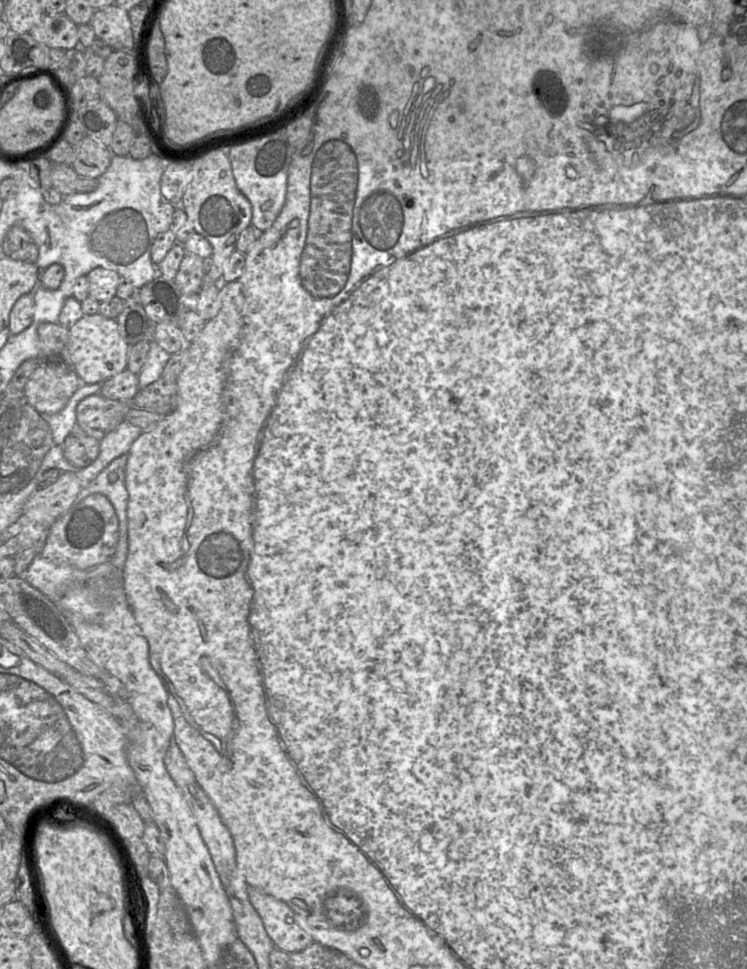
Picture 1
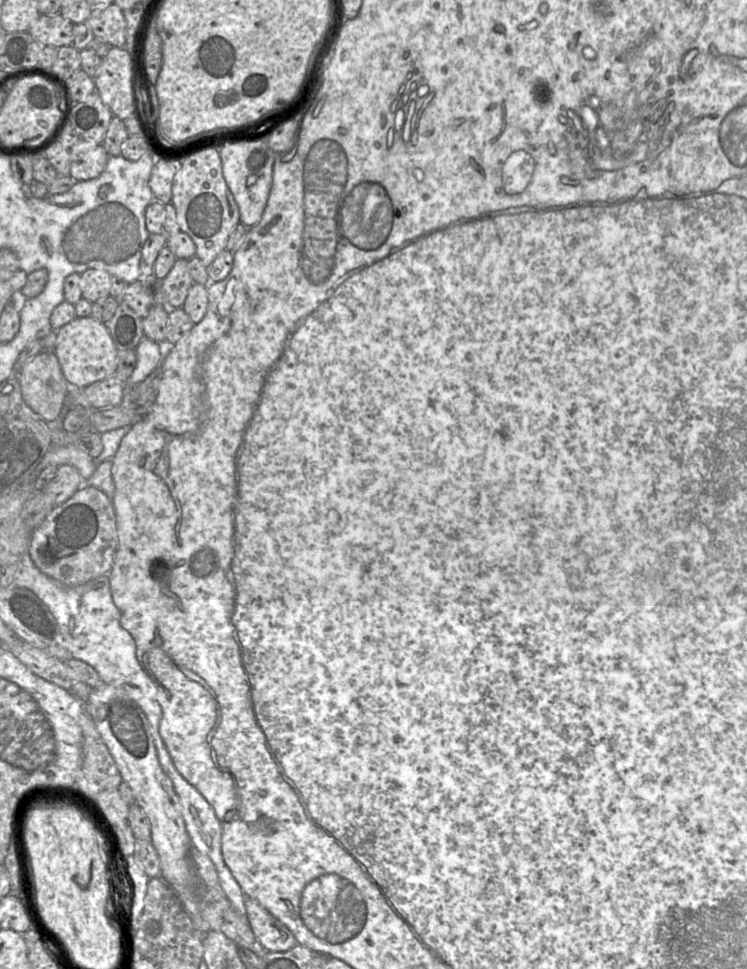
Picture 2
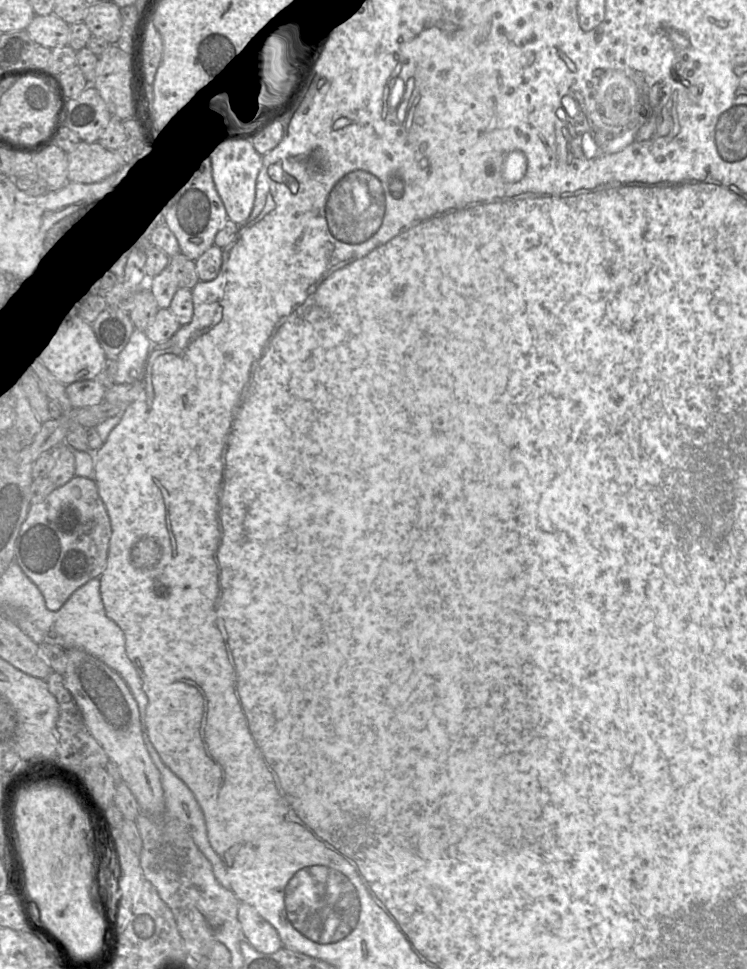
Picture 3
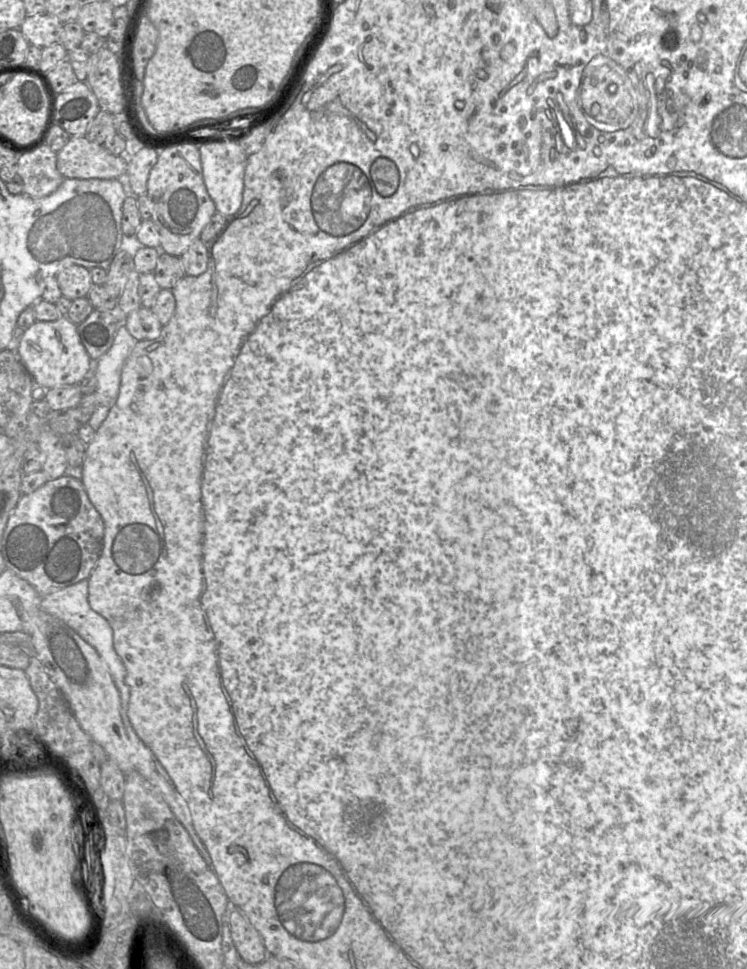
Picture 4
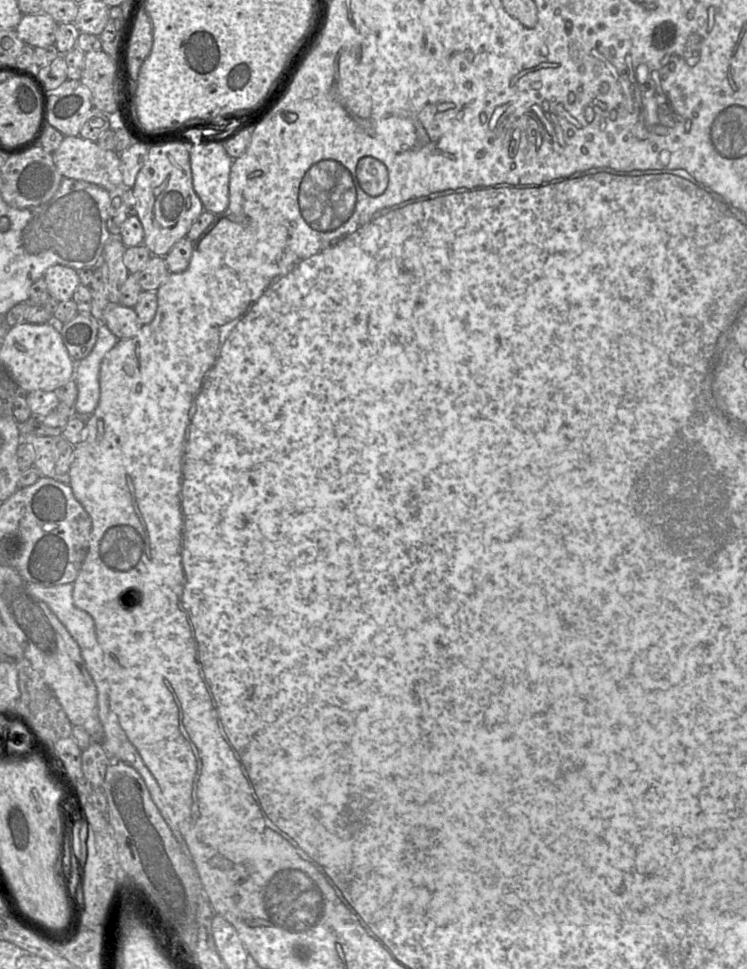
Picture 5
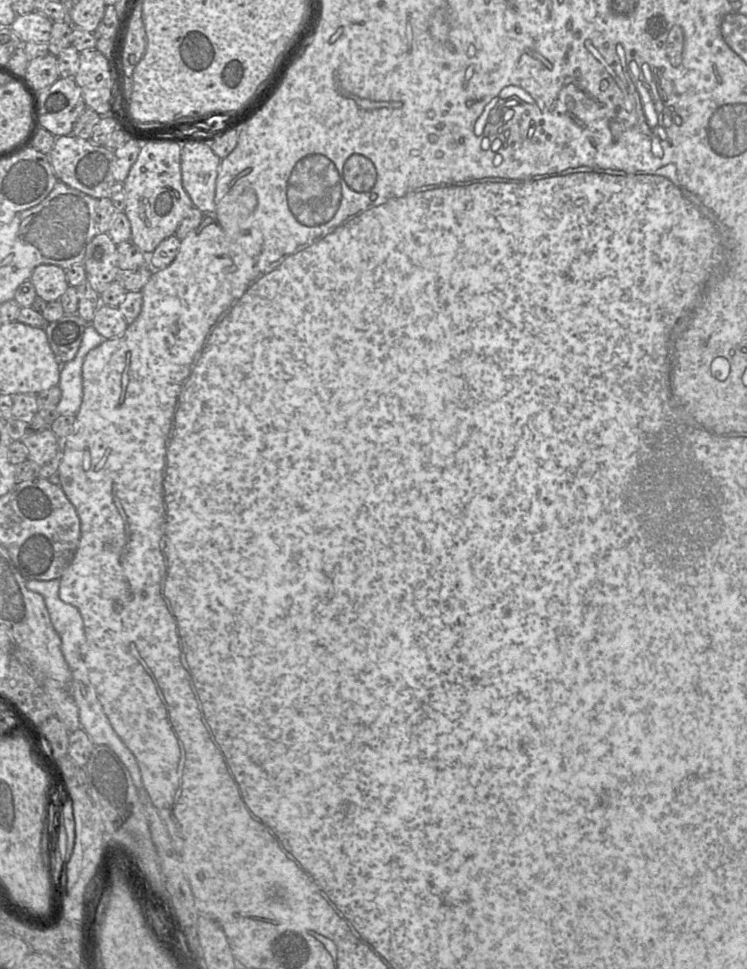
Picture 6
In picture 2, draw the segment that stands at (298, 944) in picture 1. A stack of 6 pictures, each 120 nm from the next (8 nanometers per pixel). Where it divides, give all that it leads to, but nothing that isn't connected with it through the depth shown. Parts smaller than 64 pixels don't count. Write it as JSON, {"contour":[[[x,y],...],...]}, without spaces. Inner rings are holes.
{"contour":[[[246,897],[246,917],[249,925],[265,949],[287,951],[297,945],[293,933],[255,899]]]}

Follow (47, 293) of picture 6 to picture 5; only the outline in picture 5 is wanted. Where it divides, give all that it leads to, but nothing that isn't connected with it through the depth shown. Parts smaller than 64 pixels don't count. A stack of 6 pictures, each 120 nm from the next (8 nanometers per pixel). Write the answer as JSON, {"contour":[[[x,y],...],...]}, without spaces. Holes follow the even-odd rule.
{"contour":[[[63,265],[50,266],[43,279],[50,296],[59,302],[71,300],[80,285],[77,270]]]}

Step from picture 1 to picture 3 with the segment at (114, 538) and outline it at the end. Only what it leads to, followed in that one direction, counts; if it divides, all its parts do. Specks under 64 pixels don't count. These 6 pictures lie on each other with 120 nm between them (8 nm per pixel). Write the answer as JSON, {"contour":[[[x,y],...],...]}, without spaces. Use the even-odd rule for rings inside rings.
{"contour":[[[75,476],[65,485],[55,488],[43,502],[30,506],[27,518],[21,526],[16,542],[14,562],[19,565],[25,575],[38,587],[44,597],[46,607],[51,611],[57,611],[65,604],[65,602],[77,589],[79,589],[91,579],[100,577],[102,575],[107,563],[110,539],[110,518],[95,480],[91,478]]]}

